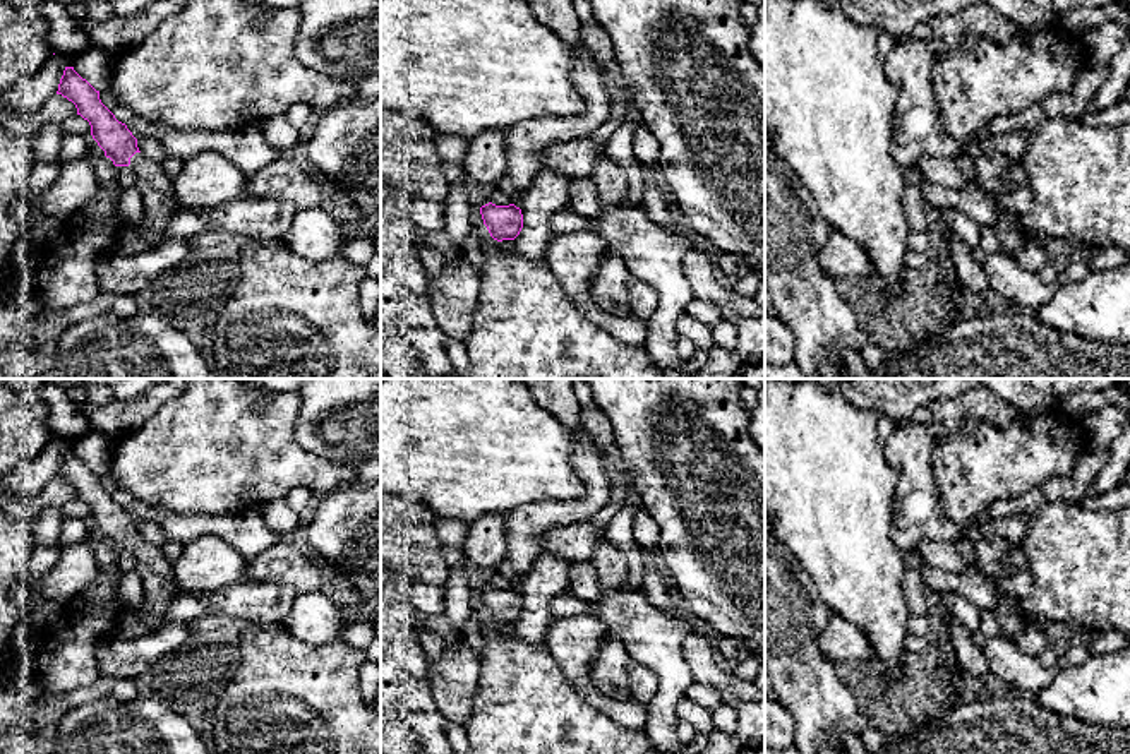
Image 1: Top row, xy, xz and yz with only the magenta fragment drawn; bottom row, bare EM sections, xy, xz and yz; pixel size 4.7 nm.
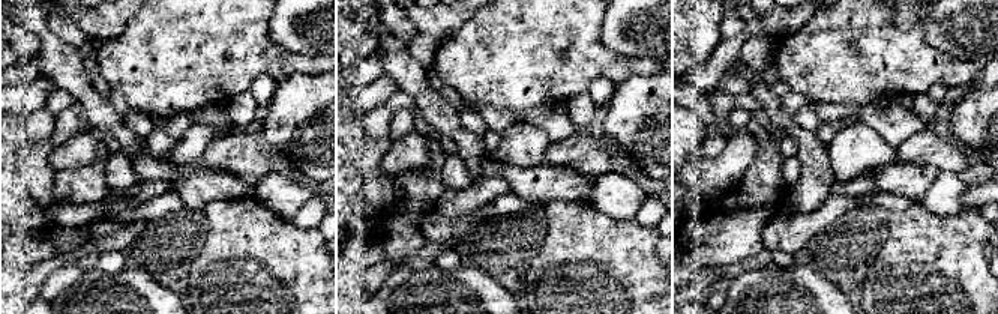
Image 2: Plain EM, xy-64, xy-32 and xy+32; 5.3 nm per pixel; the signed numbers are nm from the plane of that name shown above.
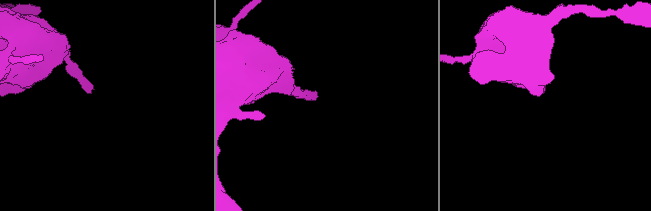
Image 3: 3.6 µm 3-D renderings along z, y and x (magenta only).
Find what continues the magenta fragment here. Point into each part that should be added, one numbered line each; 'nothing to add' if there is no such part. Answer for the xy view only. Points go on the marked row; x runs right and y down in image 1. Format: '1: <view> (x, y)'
1: xy (155, 185)

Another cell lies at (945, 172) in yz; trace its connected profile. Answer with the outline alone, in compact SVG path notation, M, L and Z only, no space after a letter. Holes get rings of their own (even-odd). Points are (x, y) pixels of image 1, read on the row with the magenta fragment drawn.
M921 156L916 161L916 166L921 171L923 178L935 185L955 190L967 187L967 180L960 171L959 165L955 163L953 156L943 158Z

